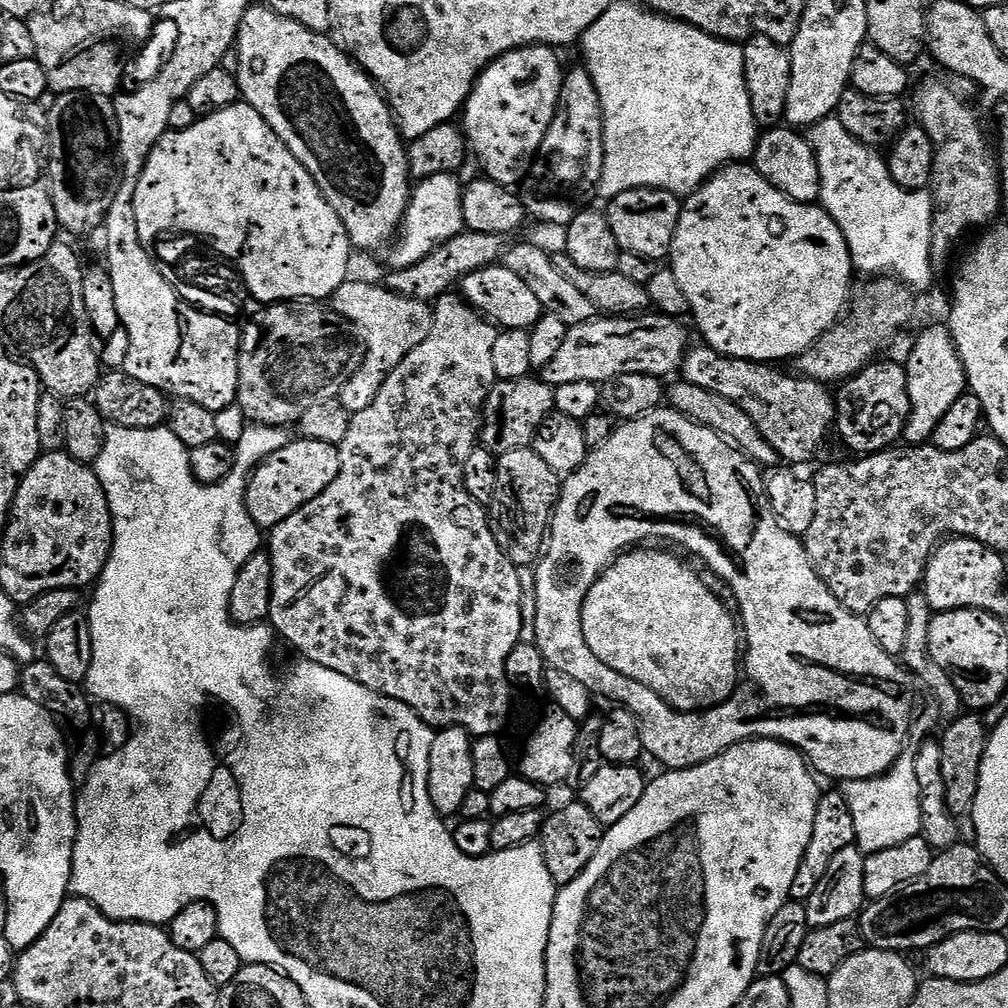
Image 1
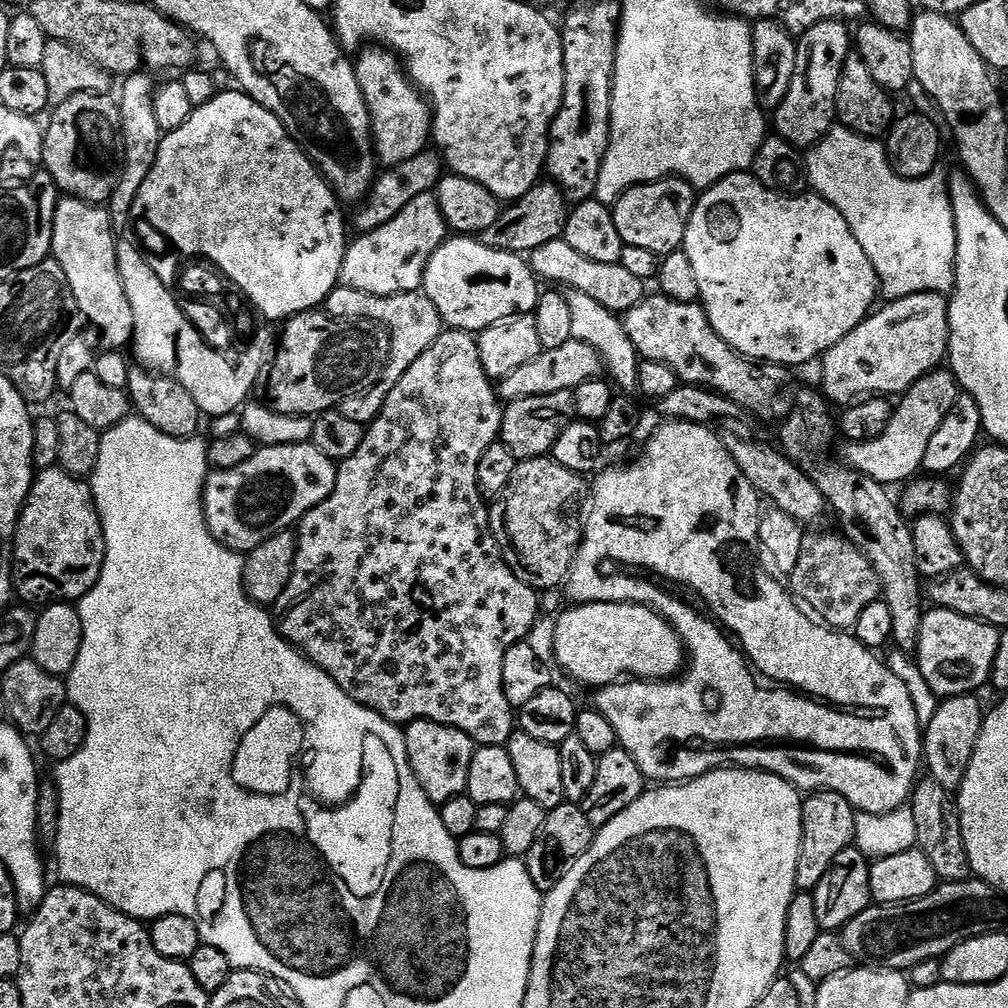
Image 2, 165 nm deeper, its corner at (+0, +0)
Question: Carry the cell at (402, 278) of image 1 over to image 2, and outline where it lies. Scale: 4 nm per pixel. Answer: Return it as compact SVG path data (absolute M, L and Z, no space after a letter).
M541 182L531 188L521 200L509 203L501 211L498 222L483 232L482 239L486 246L494 250L531 254L538 250L538 246L546 246L546 242L554 242L563 237L569 211L570 204L563 189L555 182Z

